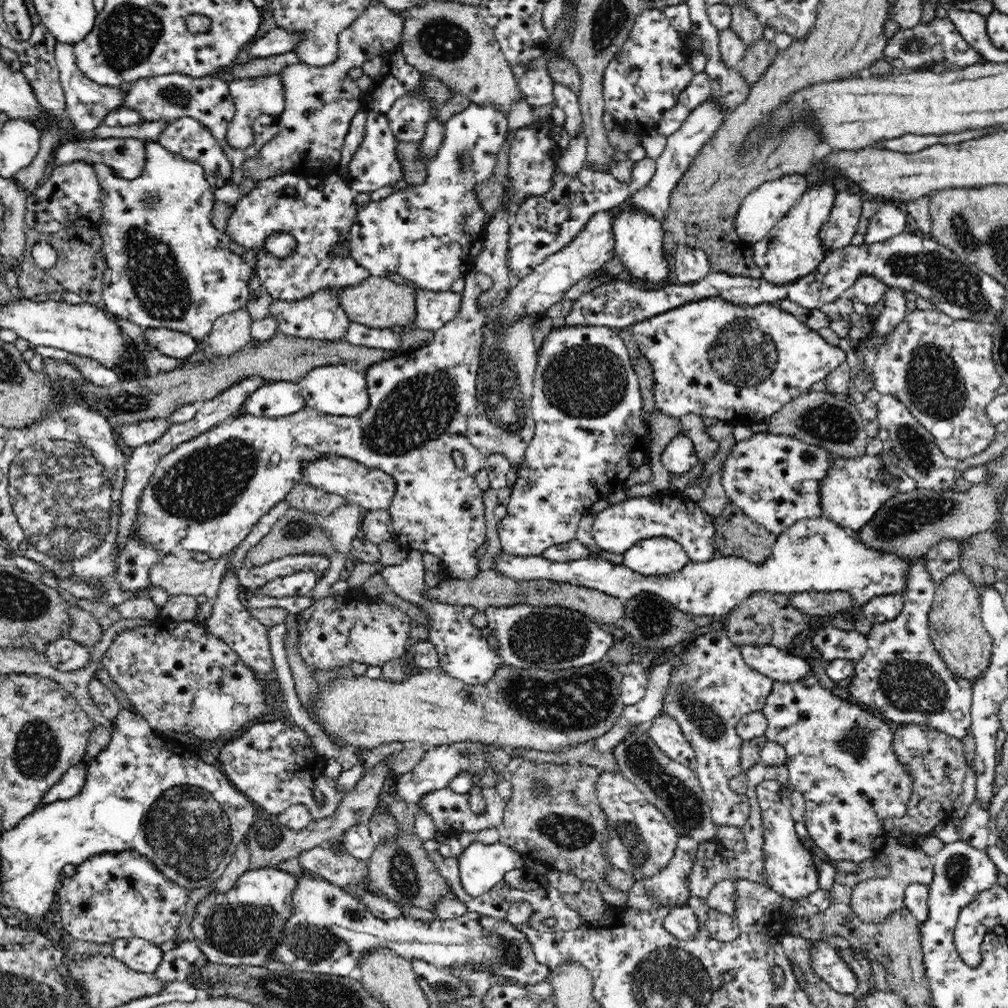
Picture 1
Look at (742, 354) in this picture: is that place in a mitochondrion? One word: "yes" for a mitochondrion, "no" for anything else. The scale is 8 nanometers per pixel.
yes

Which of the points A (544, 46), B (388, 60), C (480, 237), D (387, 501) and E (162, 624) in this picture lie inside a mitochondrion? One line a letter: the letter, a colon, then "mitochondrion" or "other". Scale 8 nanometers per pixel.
A: other
B: other
C: other
D: other
E: other

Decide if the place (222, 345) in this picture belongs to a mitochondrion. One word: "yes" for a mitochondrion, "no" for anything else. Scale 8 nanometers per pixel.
no

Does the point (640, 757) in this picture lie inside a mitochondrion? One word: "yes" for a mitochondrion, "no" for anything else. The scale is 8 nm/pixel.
yes

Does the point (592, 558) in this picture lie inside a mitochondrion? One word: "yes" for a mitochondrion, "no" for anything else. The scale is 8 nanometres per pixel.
no

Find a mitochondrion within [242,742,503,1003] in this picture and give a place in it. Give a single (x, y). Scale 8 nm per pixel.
(314, 944)

